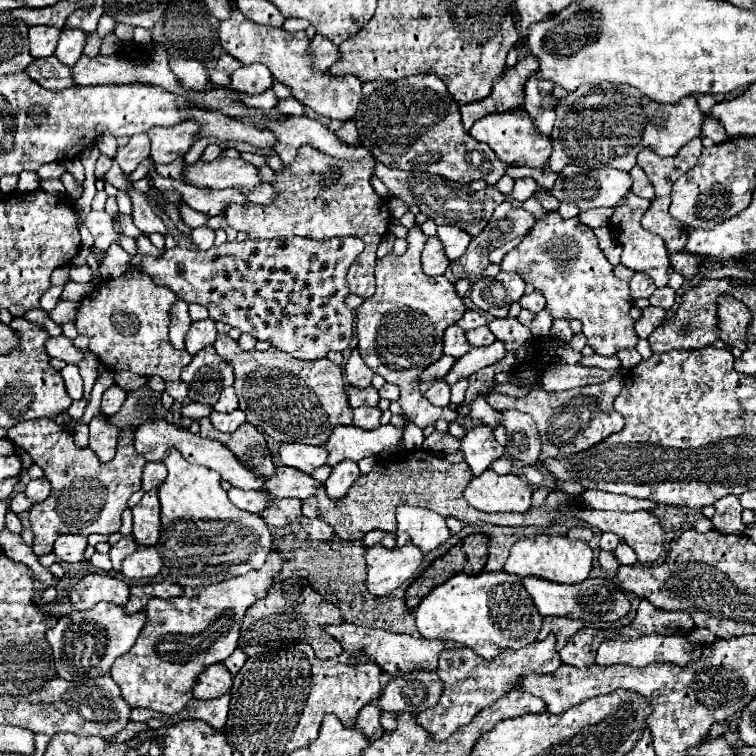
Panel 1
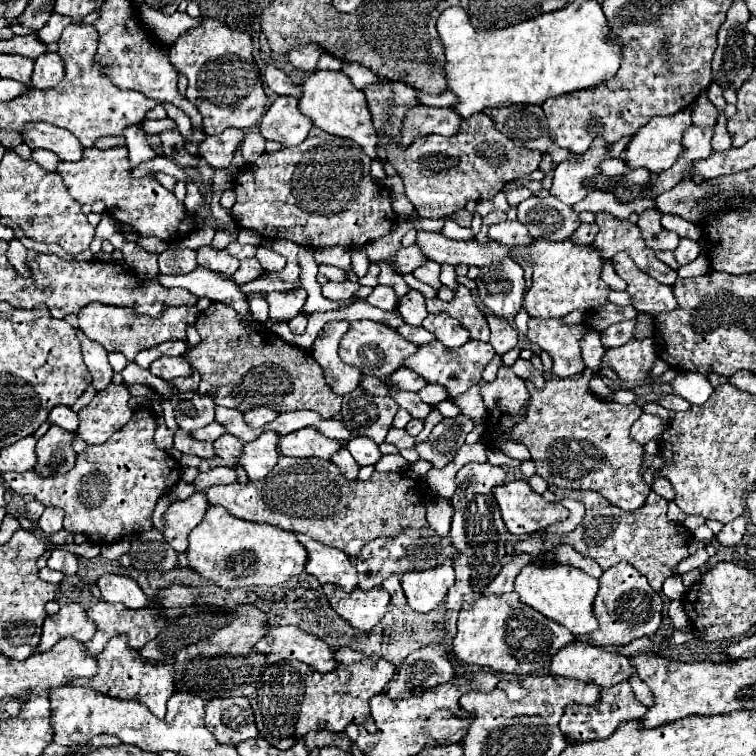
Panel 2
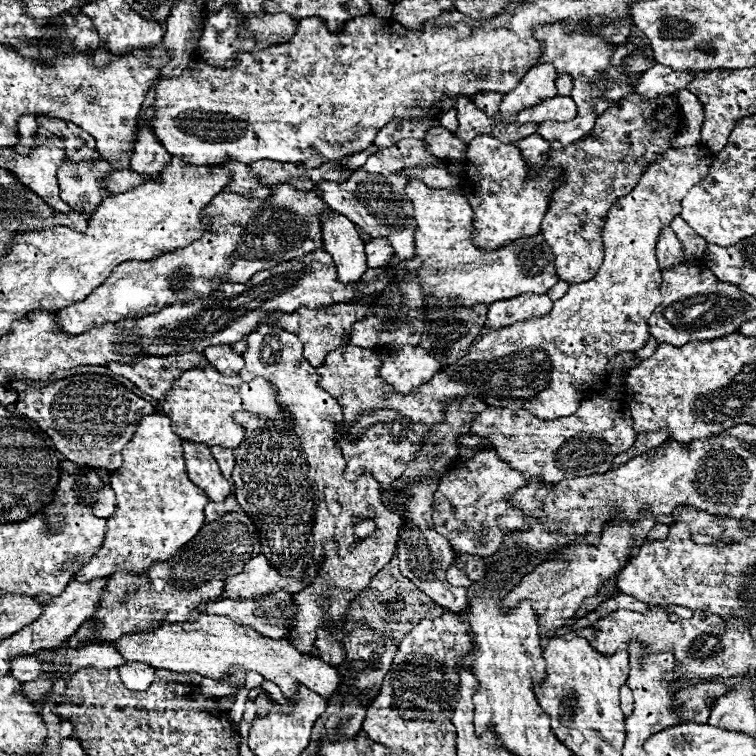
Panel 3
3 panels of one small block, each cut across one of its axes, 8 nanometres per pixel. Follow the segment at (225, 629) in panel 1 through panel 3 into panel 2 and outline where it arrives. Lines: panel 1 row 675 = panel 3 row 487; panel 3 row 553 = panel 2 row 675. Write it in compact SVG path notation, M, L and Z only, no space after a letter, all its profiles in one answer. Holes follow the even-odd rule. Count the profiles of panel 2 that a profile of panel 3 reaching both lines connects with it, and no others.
M124 634L110 638L106 648L98 654L98 664L100 664L100 672L92 680L76 680L74 684L92 688L92 690L102 692L102 694L112 696L112 698L142 702L150 708L150 712L154 716L158 716L158 718L166 716L166 702L176 692L174 666L172 664L160 664L160 662L144 660L140 656L140 650L134 650L128 646L128 638Z

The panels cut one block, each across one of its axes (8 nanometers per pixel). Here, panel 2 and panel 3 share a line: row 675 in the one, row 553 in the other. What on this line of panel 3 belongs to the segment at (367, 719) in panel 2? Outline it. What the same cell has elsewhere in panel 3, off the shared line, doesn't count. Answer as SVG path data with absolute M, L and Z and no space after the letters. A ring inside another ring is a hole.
M258 326L258 330L248 336L244 360L246 366L240 378L270 378L278 388L278 400L292 414L294 424L266 422L242 412L234 416L236 422L242 422L246 428L246 438L234 452L236 466L232 480L240 502L238 506L254 518L258 530L262 530L262 554L282 572L298 574L306 562L314 562L324 554L318 576L294 596L296 618L288 636L304 654L318 654L314 650L316 628L330 628L334 622L344 622L348 602L352 602L370 584L370 578L394 556L404 518L384 506L380 500L380 484L370 478L370 474L364 474L356 482L344 480L344 458L336 444L336 438L342 436L342 410L338 402L318 386L316 368L304 360L302 342L296 334L278 326ZM358 518L376 520L372 536L364 540L354 536L352 526Z

